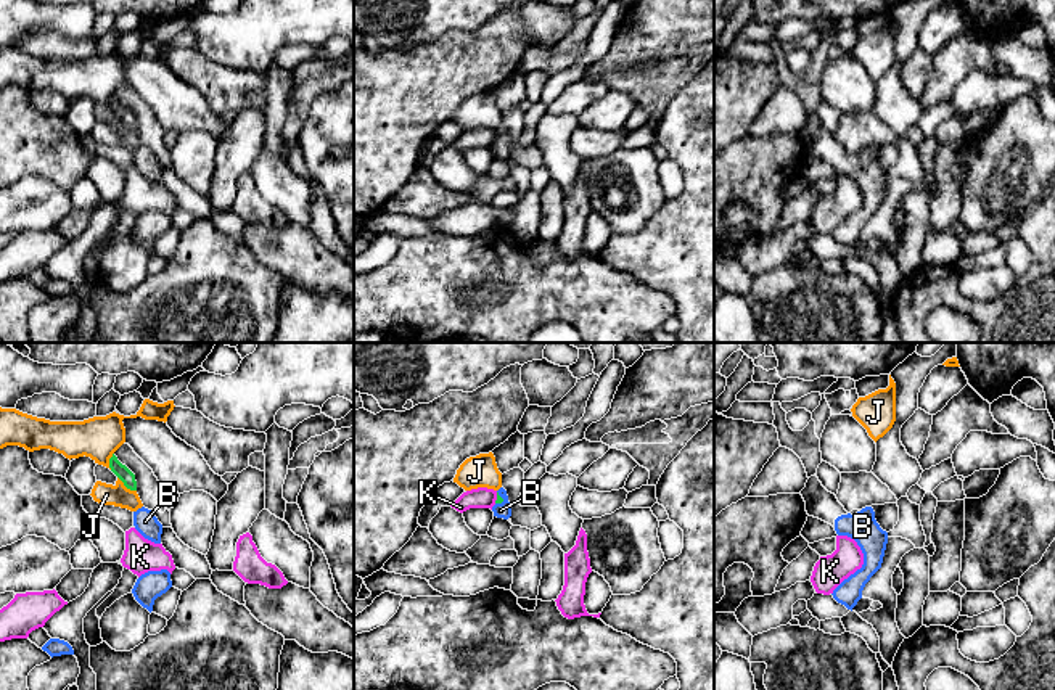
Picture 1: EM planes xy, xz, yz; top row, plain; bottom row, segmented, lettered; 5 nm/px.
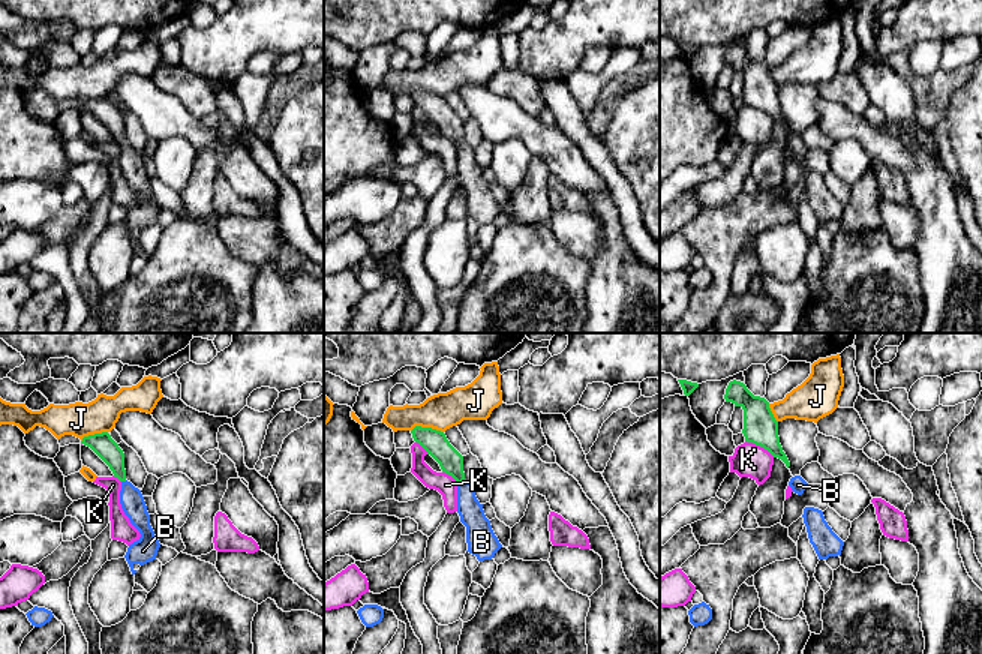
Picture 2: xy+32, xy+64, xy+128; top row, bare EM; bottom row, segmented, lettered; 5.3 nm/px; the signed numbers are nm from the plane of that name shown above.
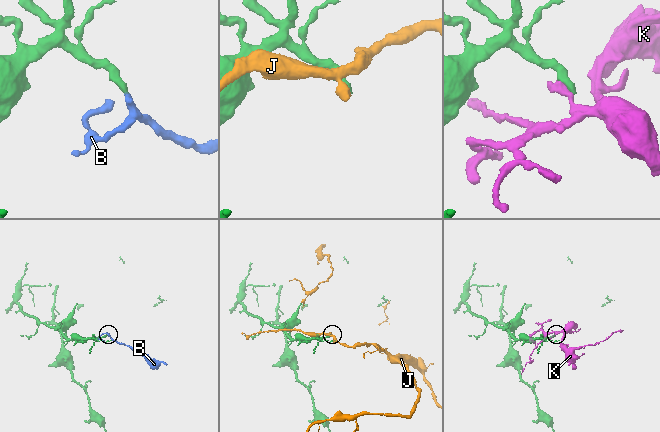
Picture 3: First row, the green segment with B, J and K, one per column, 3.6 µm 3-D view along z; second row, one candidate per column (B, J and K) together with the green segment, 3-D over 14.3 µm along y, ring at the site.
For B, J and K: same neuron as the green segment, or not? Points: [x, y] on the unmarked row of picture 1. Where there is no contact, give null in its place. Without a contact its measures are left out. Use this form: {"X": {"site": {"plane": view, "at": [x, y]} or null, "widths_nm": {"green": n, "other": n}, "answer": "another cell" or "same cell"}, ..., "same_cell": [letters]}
{"B": {"site": {"plane": "xz", "at": [500, 137]}, "widths_nm": {"green": 30, "other": 80}, "answer": "same cell"}, "J": {"site": {"plane": "xy", "at": [126, 126]}, "widths_nm": {"green": 70, "other": 110}, "answer": "another cell"}, "K": {"site": {"plane": "xz", "at": [497, 137]}, "widths_nm": {"green": 30, "other": 110}, "answer": "another cell"}, "same_cell": ["B"]}

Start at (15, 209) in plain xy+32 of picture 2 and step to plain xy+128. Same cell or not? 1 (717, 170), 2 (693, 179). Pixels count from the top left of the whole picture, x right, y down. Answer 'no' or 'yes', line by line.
1: no
2: no

